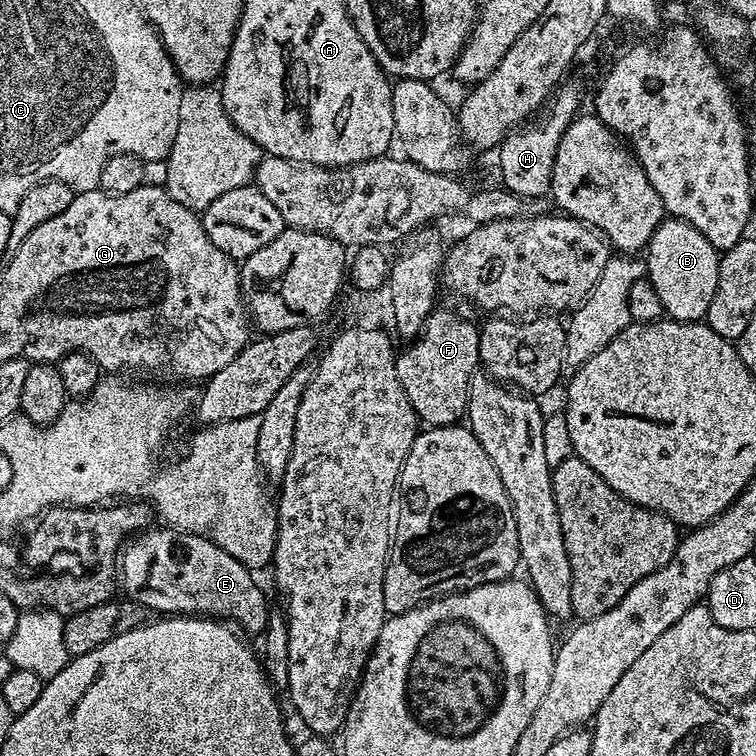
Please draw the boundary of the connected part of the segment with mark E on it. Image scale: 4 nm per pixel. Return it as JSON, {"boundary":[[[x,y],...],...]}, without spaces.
{"boundary":[[[167,526],[149,527],[133,535],[123,545],[118,557],[118,584],[127,599],[146,606],[156,614],[179,614],[215,618],[221,622],[237,620],[248,632],[263,633],[268,626],[270,609],[262,589],[256,585],[253,569],[248,568],[238,558],[230,558],[213,540],[193,532],[180,532]]]}

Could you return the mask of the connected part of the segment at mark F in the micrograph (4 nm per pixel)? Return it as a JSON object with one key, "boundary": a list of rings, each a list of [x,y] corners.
{"boundary":[[[434,310],[428,315],[419,336],[407,345],[408,349],[396,357],[396,377],[408,399],[409,409],[428,426],[452,426],[468,411],[470,378],[477,375],[480,363],[480,329],[474,323],[463,320],[456,312]]]}

